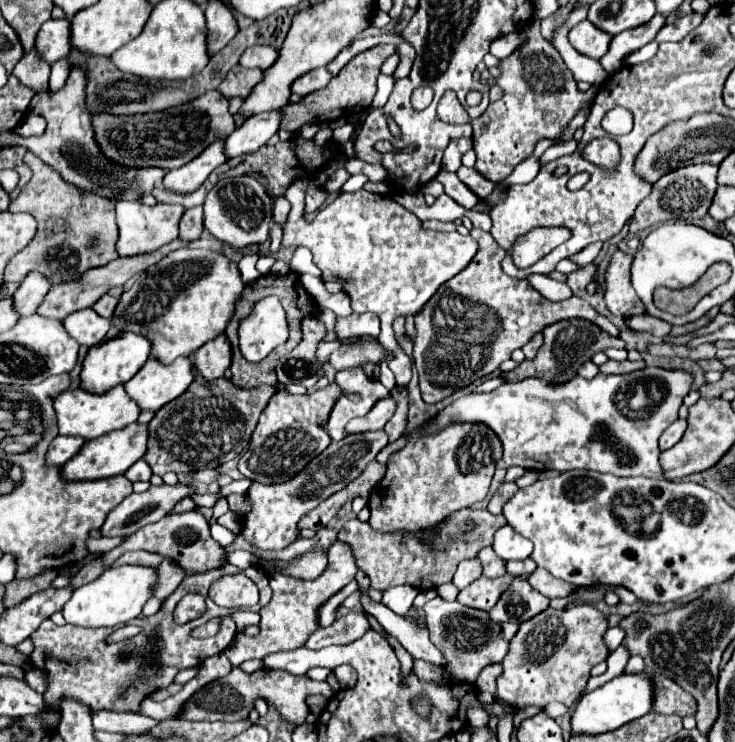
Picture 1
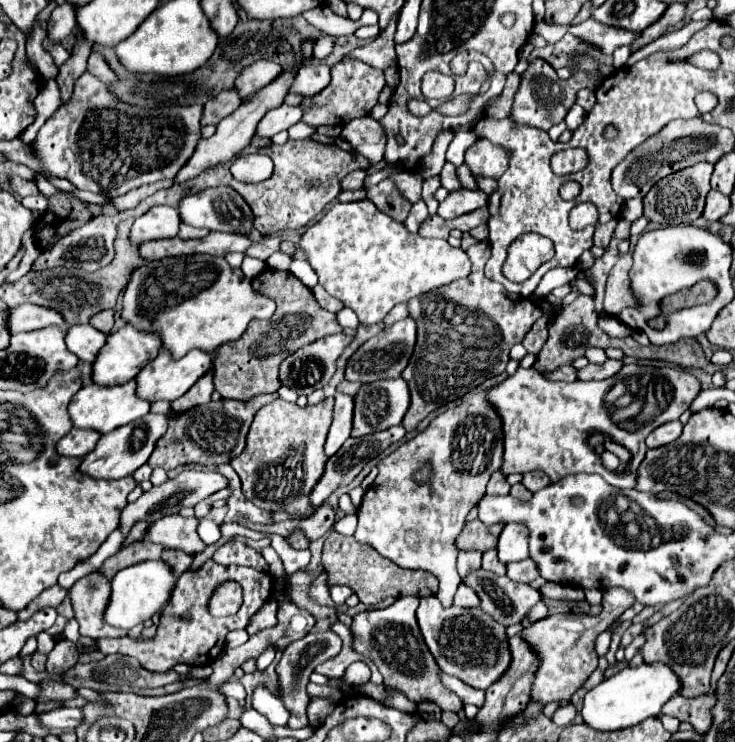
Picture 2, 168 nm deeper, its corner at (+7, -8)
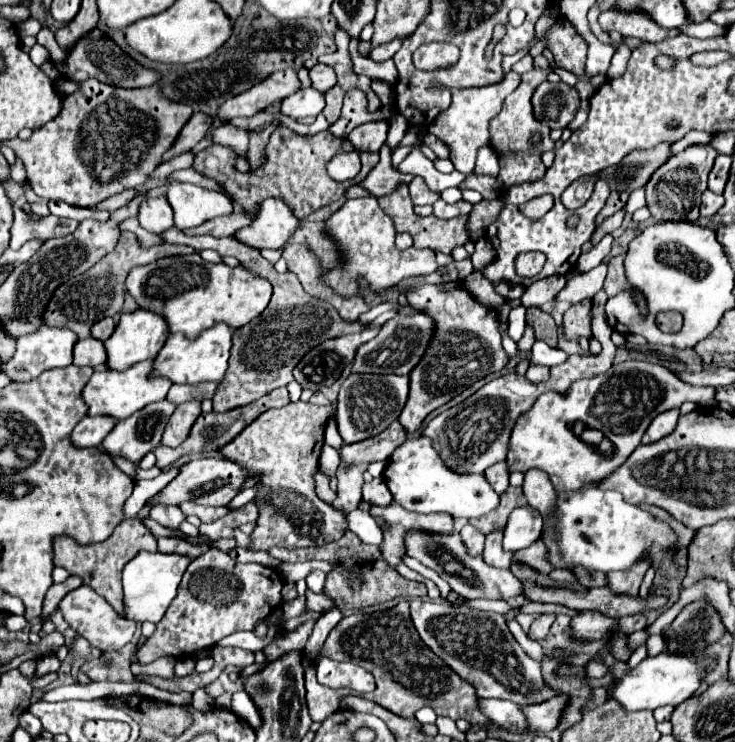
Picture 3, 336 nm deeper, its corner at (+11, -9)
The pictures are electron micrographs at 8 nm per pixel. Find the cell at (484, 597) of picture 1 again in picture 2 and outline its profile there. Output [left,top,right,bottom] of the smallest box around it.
[454,584,480,608]

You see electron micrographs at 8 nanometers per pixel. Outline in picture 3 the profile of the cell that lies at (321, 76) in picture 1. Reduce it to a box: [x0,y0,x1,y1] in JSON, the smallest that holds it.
[310,63,336,93]

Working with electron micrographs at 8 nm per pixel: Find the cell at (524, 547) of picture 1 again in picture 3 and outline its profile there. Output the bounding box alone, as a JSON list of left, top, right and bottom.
[504,507,542,551]

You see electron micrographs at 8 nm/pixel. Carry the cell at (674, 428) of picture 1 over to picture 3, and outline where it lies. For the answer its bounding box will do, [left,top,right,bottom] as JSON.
[642,409,680,443]

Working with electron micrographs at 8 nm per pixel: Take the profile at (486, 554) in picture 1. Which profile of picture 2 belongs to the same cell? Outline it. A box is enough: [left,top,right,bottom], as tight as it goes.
[482,550,506,576]

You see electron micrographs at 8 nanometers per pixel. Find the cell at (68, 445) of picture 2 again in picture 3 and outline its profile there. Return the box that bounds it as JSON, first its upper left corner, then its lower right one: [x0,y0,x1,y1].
[72,415,116,447]

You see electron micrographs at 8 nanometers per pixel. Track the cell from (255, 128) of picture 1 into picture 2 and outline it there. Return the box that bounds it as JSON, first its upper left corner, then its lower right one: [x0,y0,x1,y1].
[256,104,302,138]

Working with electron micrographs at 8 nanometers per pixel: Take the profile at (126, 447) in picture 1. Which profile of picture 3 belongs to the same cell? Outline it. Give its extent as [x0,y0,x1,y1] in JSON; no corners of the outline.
[102,399,176,463]

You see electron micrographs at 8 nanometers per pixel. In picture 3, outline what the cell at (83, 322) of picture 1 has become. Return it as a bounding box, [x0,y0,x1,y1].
[74,337,106,367]

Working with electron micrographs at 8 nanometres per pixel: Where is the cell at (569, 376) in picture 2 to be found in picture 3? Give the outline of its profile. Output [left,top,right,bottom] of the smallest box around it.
[526,365,550,383]

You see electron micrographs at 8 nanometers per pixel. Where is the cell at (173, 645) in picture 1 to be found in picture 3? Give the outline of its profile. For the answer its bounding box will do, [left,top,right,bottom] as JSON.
[140,547,284,663]

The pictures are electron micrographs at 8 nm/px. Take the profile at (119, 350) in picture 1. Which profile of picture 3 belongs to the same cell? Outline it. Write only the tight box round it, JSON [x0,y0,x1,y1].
[104,309,170,371]

